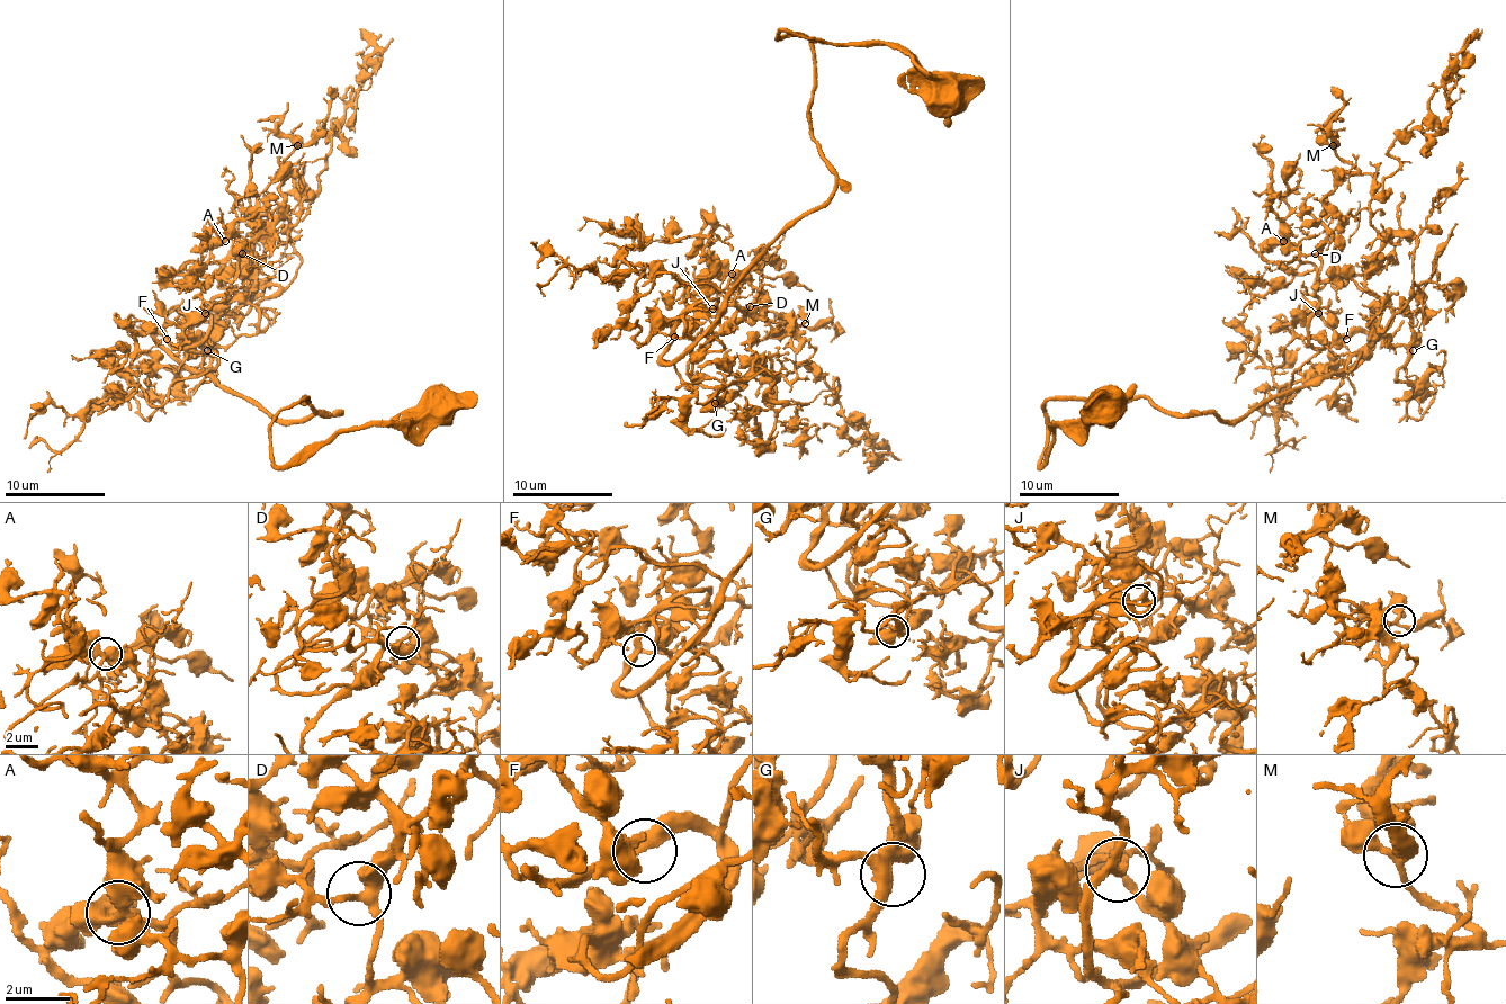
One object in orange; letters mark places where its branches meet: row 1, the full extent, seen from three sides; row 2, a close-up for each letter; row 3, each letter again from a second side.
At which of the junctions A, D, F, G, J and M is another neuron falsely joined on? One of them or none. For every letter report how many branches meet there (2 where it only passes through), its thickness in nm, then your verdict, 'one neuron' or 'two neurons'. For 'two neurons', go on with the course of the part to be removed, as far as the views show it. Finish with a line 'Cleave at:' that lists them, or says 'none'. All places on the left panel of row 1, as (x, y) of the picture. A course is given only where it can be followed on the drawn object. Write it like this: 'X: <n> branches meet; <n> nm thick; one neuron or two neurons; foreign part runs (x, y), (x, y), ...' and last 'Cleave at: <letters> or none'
A: 3 branches meet; 360 nm thick; one neuron
D: 3 branches meet; 320 nm thick; one neuron
F: 2 branches meet; 360 nm thick; one neuron
G: 3 branches meet; 440 nm thick; one neuron
J: 3 branches meet; 240 nm thick; one neuron
M: 3 branches meet; 240 nm thick; one neuron
Cleave at: none

